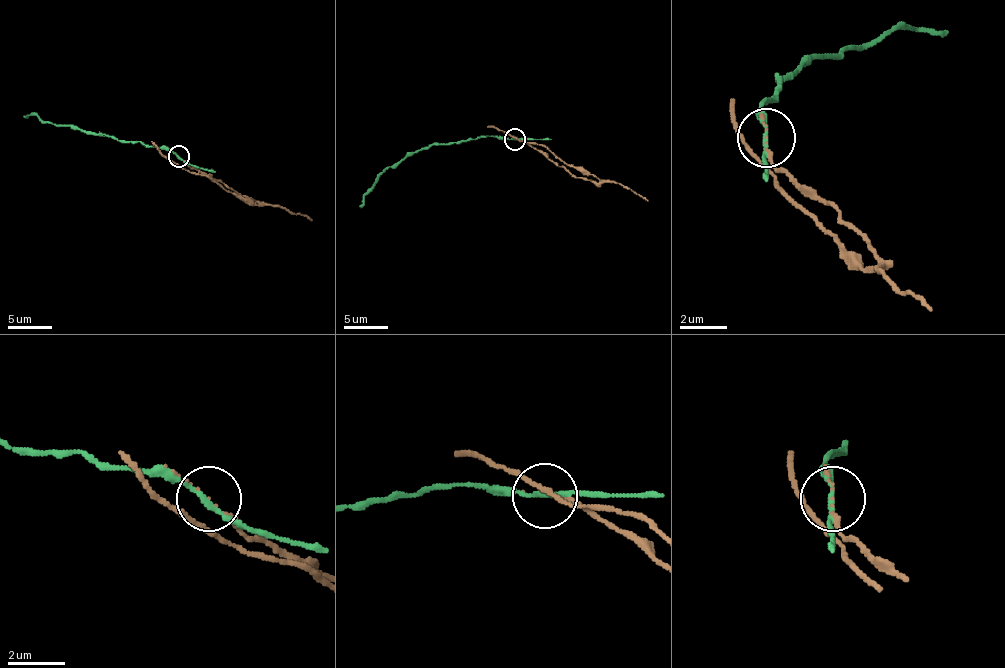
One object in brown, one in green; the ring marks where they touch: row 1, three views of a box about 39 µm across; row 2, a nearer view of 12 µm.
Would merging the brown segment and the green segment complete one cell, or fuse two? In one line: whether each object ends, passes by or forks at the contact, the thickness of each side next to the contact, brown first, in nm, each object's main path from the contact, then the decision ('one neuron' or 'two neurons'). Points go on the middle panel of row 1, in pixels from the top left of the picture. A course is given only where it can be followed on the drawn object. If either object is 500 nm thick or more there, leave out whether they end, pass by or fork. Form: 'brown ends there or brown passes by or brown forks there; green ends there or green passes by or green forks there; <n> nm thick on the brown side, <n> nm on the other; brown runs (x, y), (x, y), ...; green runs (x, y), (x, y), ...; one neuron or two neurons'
brown passes by; green passes by; 40 nm thick on the brown side, 150 nm on the other; brown runs (515, 140), (524, 140), (577, 177), (592, 181), (616, 181), (647, 201); green runs (515, 140), (480, 135), (475, 140), (432, 144), (407, 153), (379, 177), (363, 197), (361, 208); two neurons

